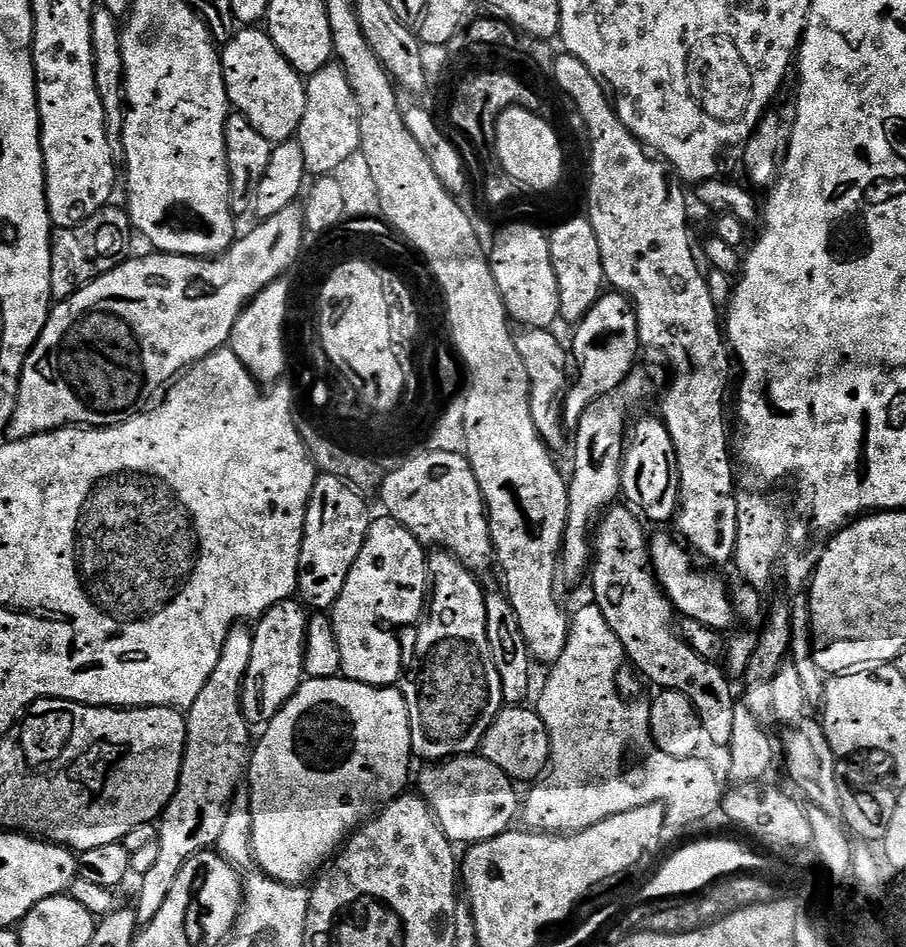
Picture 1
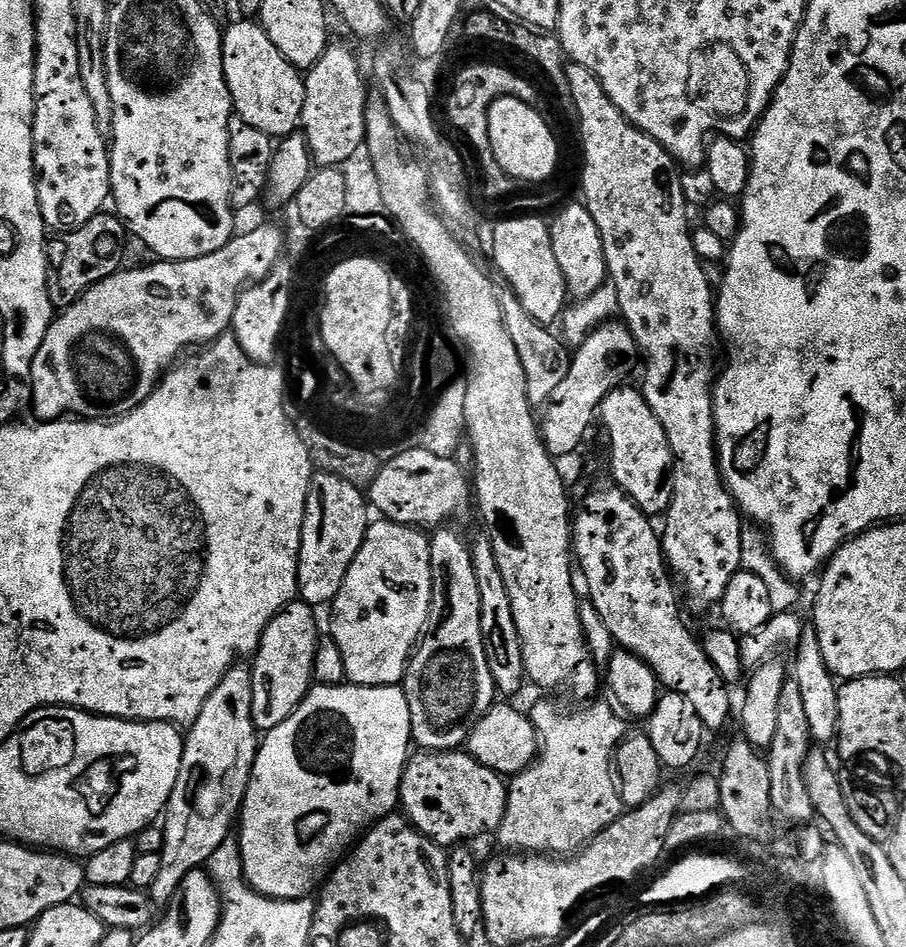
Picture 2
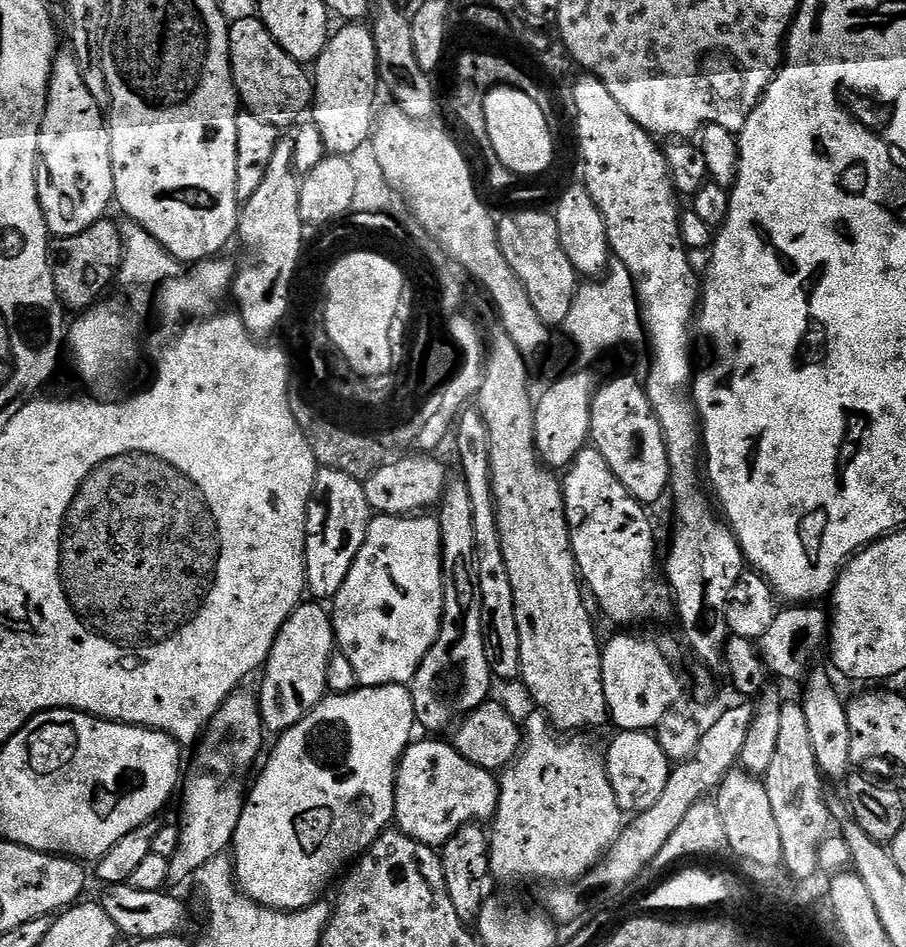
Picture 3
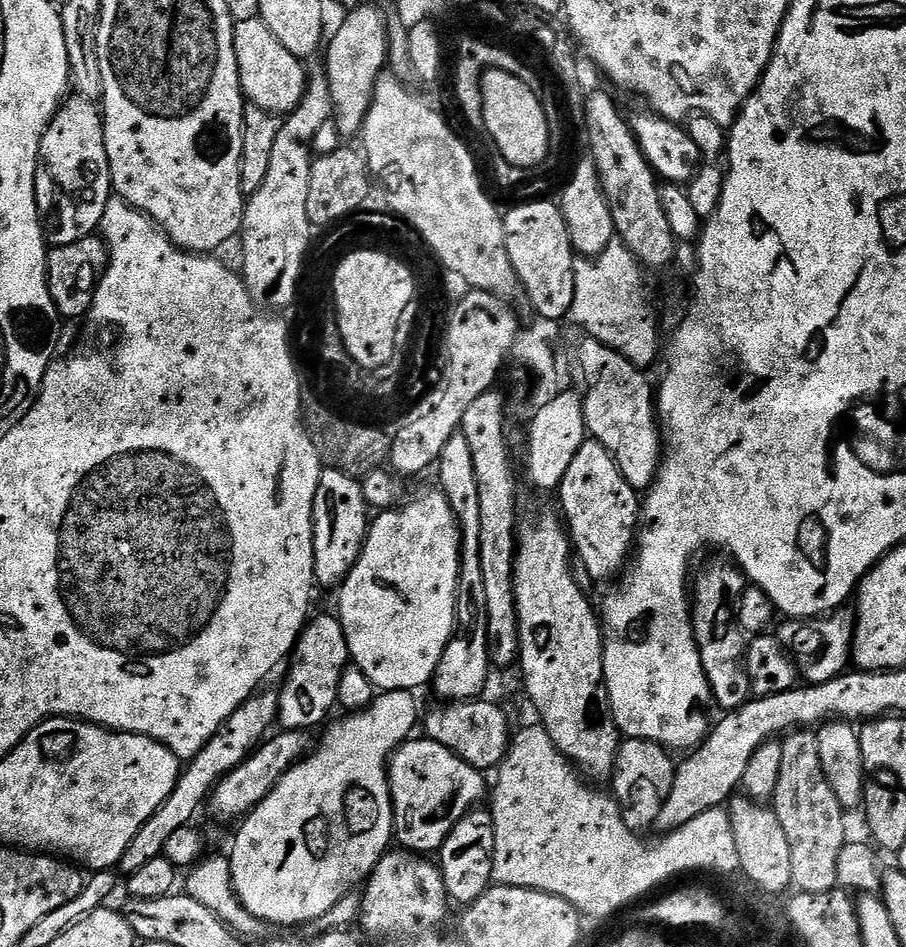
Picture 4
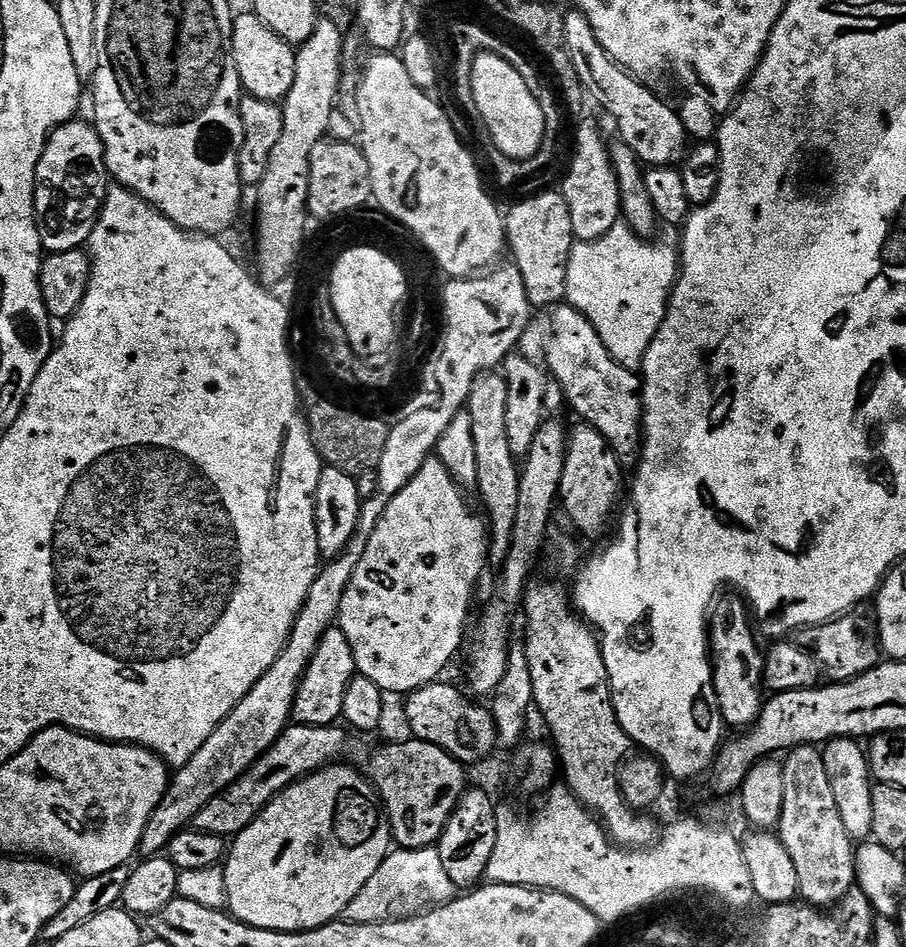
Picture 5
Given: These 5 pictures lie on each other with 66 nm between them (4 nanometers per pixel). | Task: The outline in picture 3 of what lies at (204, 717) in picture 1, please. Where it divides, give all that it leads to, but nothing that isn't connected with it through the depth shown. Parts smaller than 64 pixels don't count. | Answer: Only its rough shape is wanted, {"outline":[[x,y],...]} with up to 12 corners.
{"outline":[[231,692],[182,784],[169,881],[233,847],[264,748],[257,693]]}

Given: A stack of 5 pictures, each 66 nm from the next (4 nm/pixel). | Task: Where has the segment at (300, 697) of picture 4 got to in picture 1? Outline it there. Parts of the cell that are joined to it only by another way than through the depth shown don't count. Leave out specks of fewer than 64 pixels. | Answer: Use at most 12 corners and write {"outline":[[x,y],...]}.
{"outline":[[276,604],[254,628],[242,706],[267,726],[305,683],[309,613]]}

